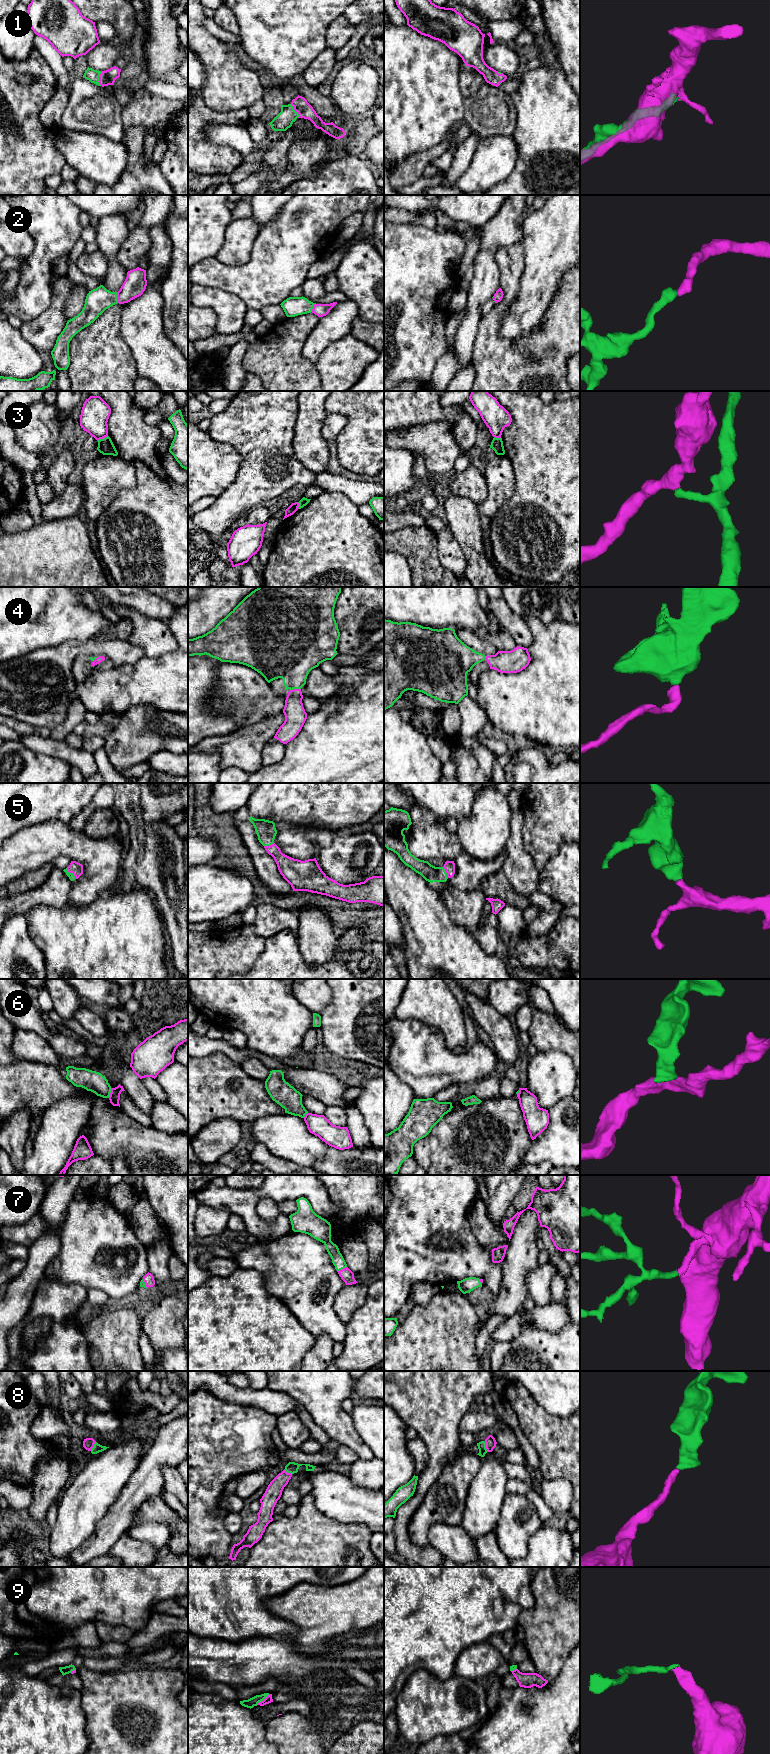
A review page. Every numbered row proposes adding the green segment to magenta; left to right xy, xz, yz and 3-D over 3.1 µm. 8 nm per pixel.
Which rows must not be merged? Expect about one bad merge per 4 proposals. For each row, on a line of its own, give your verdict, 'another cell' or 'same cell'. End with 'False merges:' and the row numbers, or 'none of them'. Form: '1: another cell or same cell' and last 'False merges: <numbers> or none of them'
1: same cell
2: same cell
3: another cell
4: same cell
5: same cell
6: another cell
7: same cell
8: same cell
9: same cell
False merges: 3, 6

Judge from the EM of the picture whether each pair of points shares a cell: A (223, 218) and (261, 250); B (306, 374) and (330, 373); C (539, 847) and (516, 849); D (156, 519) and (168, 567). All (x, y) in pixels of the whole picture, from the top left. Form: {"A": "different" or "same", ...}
{"A": "different", "B": "different", "C": "different", "D": "same"}

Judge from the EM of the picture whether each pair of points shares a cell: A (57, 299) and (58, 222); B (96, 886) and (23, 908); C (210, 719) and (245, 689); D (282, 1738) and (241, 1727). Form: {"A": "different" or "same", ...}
{"A": "different", "B": "different", "C": "different", "D": "different"}

